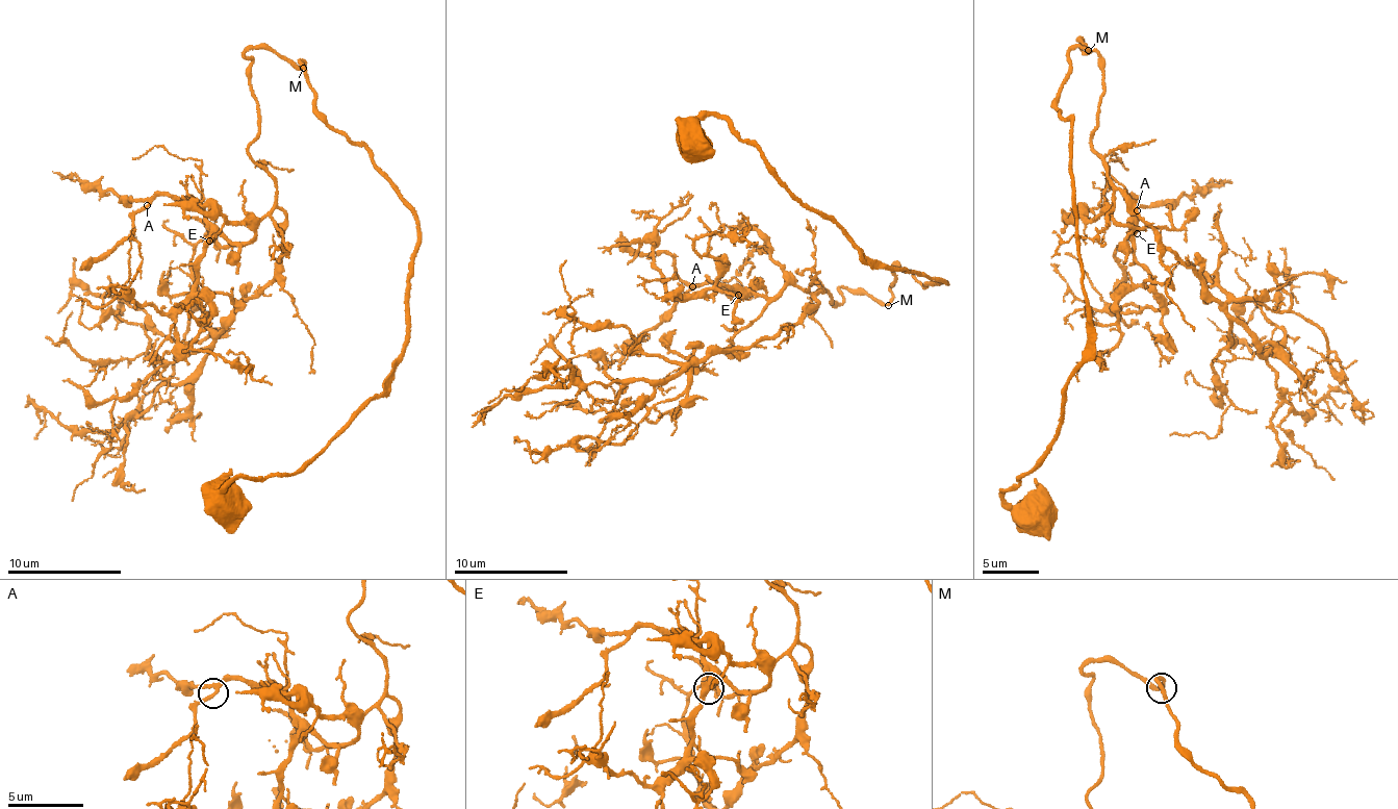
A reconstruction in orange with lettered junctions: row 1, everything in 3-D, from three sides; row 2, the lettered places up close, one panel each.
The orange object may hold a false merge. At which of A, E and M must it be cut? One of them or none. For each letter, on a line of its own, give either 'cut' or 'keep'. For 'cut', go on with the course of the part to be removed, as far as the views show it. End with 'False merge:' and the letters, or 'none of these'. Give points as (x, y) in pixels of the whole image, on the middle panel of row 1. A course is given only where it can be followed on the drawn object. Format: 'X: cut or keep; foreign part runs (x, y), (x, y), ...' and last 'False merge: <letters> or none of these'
A: keep
E: keep
M: keep
False merge: none of these

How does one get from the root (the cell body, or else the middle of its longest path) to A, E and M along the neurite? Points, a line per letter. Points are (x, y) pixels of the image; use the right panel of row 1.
A: (1030, 510), (1001, 493), (1042, 457), (1088, 337), (1055, 105), (1082, 40), (1113, 220), (1135, 230), (1137, 210)
E: (1030, 510), (1001, 493), (1042, 457), (1088, 337), (1055, 105), (1082, 40), (1104, 90), (1092, 150), (1137, 233)
M: (1030, 510), (1001, 493), (1042, 457), (1088, 337), (1073, 123), (1055, 102), (1069, 52), (1089, 49)

